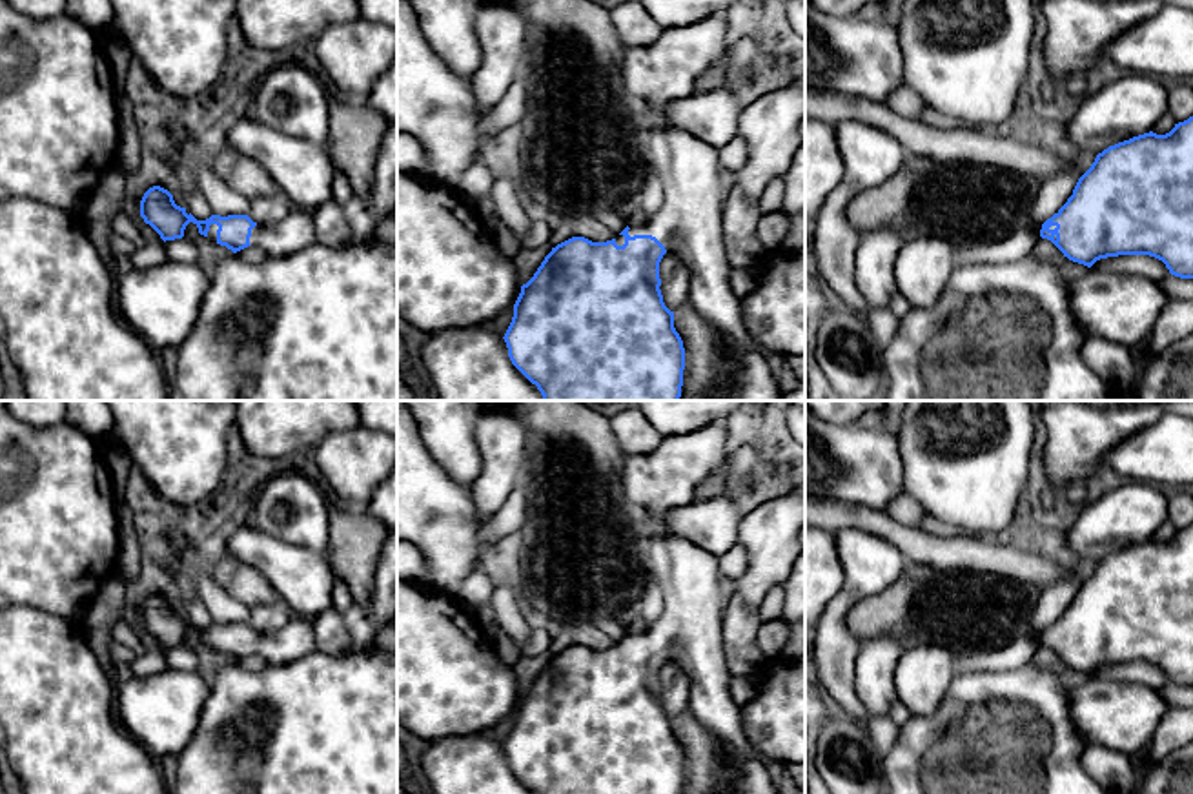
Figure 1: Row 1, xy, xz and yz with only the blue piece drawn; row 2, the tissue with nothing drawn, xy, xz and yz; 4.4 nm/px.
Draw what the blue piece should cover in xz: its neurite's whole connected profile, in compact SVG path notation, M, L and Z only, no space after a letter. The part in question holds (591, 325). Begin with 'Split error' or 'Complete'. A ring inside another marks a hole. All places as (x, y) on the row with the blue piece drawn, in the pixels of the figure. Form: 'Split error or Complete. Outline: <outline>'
Split error. Outline: M663 126L643 135L647 160L663 184L663 206L637 228L625 228L616 239L592 242L572 237L545 257L534 277L521 286L514 317L505 333L512 364L543 395L543 401L679 401L685 370L685 348L661 295L659 262L667 251L678 253L688 270L688 302L719 335L730 362L730 377L739 388L739 401L780 401L776 372L765 361L743 326L741 299L730 286L732 268L727 260L721 209L725 177L718 168L718 149L687 129Z

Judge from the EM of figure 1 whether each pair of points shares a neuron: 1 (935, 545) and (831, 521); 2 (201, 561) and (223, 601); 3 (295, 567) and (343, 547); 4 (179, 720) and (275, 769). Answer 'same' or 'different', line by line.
1: same
2: same
3: different
4: different

